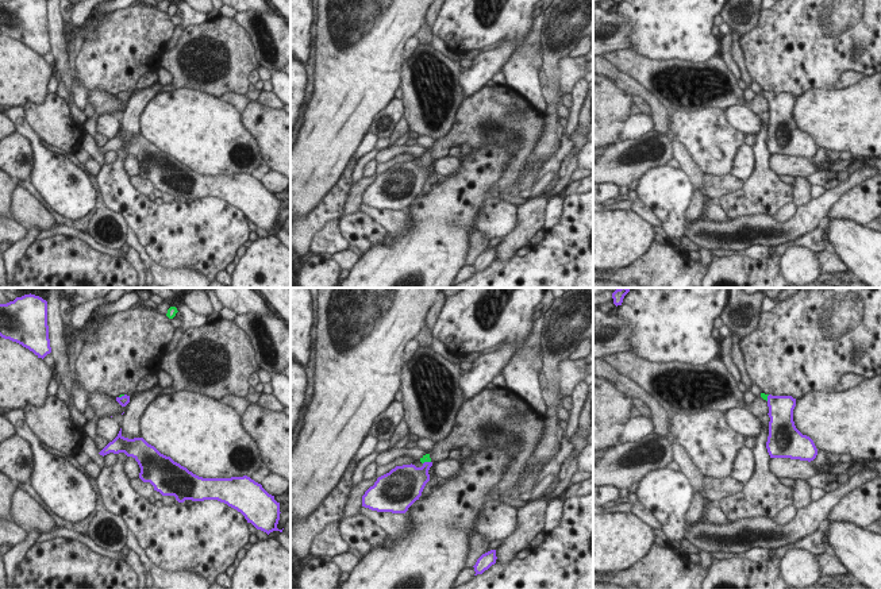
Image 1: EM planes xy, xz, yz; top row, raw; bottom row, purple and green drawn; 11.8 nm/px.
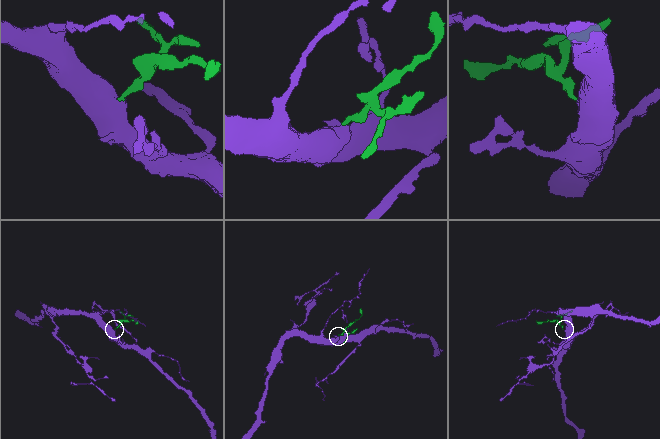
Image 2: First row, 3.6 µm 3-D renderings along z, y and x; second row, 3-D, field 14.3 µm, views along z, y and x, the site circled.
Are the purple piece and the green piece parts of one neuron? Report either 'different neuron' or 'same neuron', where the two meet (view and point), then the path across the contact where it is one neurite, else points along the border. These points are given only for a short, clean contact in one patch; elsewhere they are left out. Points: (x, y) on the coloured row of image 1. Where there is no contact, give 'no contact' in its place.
same neuron; contact xz (426, 462); way xz (412, 478), (426, 462), (426, 458)

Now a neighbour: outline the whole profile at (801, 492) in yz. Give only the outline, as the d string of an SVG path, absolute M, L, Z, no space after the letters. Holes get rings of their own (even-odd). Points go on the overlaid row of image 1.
M796 481L793 488L793 508L796 512L807 508L812 504L813 500L811 497L811 486L805 481Z

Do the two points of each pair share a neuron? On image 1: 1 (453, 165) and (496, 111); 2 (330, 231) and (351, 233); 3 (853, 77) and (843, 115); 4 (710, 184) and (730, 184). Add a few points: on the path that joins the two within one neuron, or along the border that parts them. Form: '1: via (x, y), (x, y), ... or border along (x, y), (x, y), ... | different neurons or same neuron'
1: border along (447, 154), (433, 161) | different neurons
2: border along (338, 219), (338, 231), (350, 245) | different neurons
3: border along (865, 76), (851, 85), (835, 88) | different neurons
4: via (715, 184), (724, 184) | same neuron

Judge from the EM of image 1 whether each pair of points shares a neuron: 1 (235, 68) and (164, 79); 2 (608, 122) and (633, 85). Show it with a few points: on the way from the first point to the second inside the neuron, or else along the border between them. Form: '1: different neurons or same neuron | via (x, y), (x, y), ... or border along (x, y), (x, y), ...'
1: different neurons | border along (161, 66), (172, 76), (172, 83)
2: different neurons | border along (607, 77), (631, 95)

